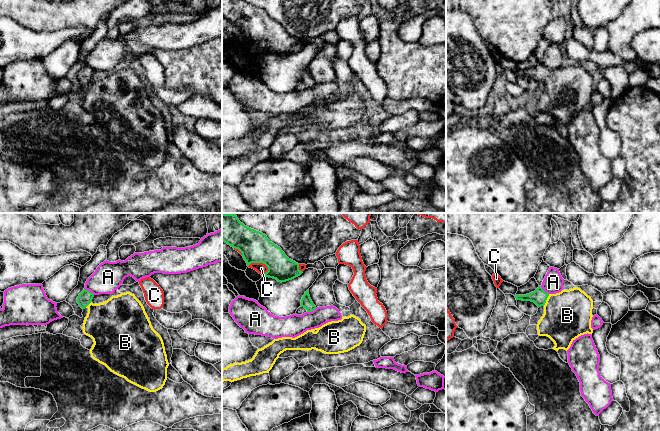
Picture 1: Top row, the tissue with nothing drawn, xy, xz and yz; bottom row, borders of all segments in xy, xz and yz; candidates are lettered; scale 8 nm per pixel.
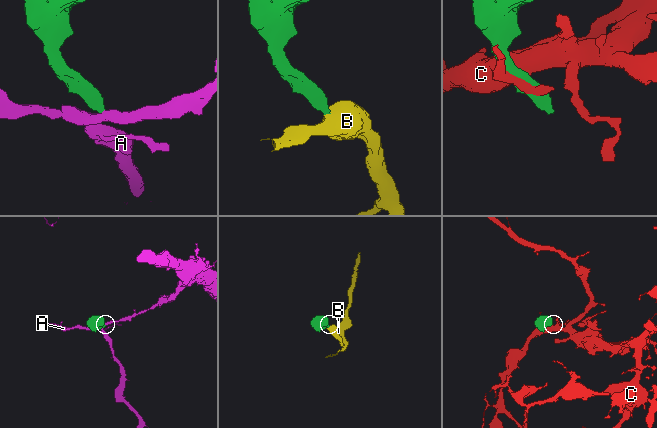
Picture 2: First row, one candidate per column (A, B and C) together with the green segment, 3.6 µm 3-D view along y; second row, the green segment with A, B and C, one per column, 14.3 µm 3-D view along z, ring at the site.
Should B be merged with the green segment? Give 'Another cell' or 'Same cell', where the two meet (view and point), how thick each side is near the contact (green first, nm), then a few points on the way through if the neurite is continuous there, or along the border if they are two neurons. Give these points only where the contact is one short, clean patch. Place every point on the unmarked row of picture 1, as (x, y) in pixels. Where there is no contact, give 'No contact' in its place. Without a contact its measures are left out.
Same cell. Touches green at yz (546, 75). Thickness 120 nm (green) against 380 nm. Path across: yz (539, 72), (546, 75), (567, 91)

